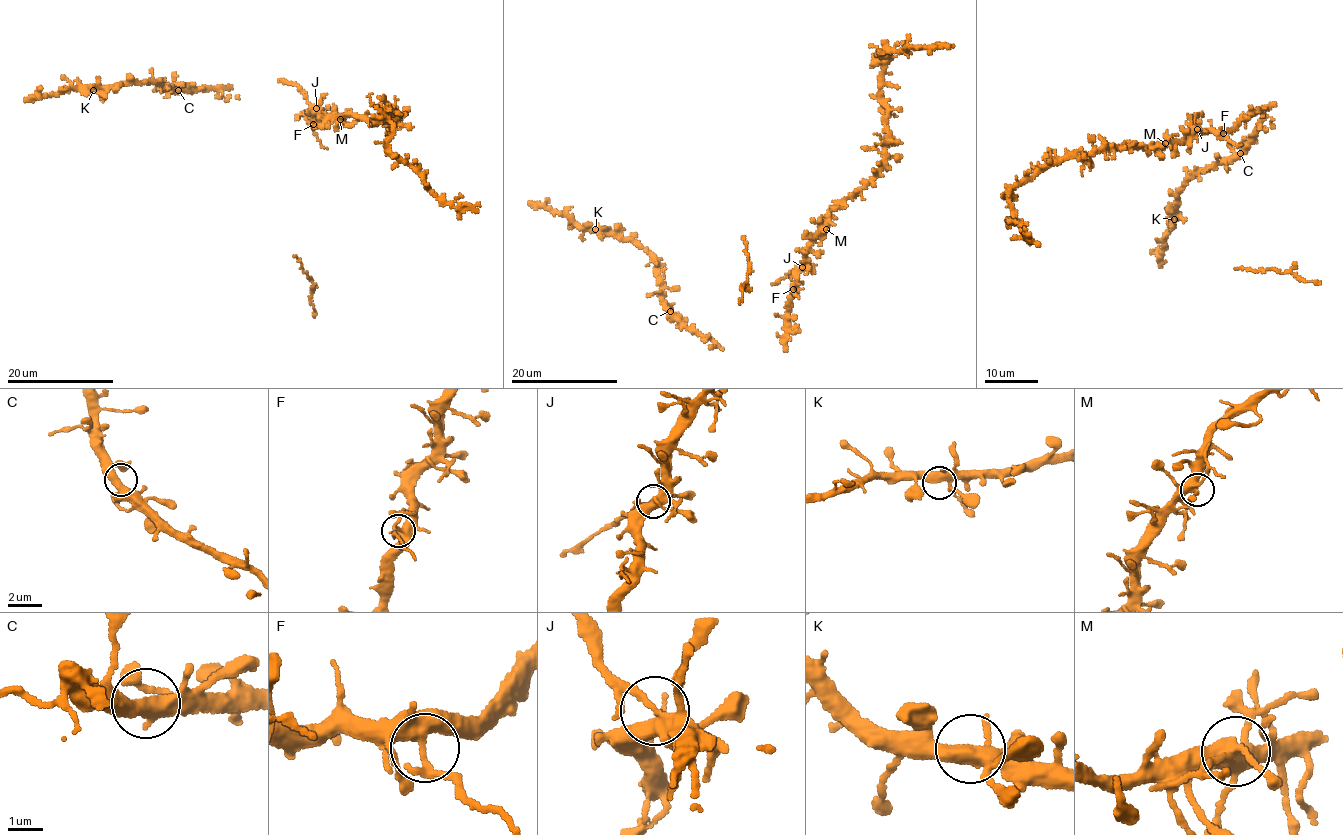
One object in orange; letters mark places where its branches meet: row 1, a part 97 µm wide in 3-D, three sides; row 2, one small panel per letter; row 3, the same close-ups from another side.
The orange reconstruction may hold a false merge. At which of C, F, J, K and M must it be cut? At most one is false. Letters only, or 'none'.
J

